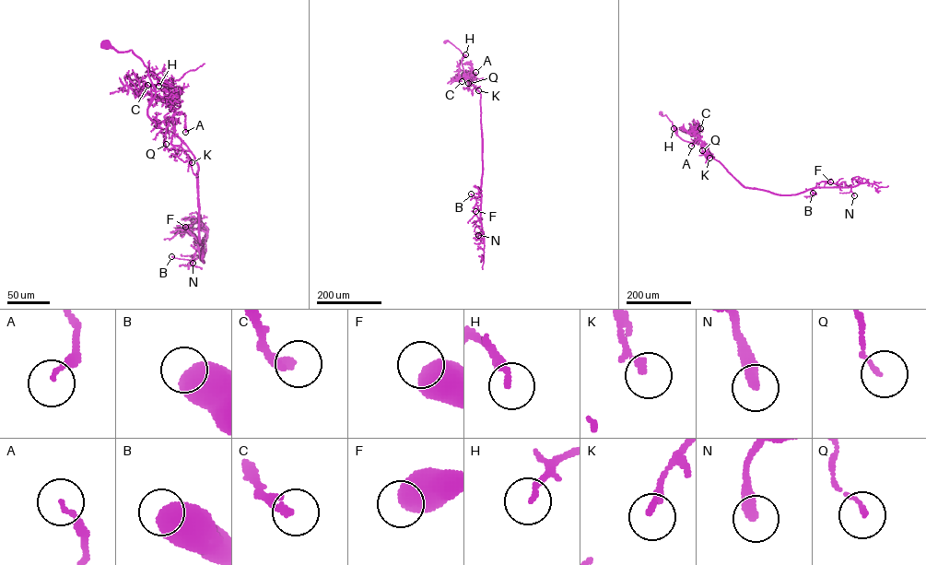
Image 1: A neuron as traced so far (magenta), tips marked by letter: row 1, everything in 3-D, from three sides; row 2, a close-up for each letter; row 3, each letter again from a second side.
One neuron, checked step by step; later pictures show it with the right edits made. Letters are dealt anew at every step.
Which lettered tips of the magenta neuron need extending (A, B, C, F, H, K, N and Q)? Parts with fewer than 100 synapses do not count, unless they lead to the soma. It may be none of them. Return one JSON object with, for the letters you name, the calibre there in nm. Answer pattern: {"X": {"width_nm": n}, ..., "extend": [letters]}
{"extend": []}

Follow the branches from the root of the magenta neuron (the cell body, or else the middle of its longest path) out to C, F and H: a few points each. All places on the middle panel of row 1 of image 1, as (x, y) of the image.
C: (481, 131), (480, 94), (469, 76), (457, 77), (462, 81)
F: (481, 131), (480, 205), (475, 211)
H: (481, 131), (480, 94), (464, 74), (462, 59), (465, 54)

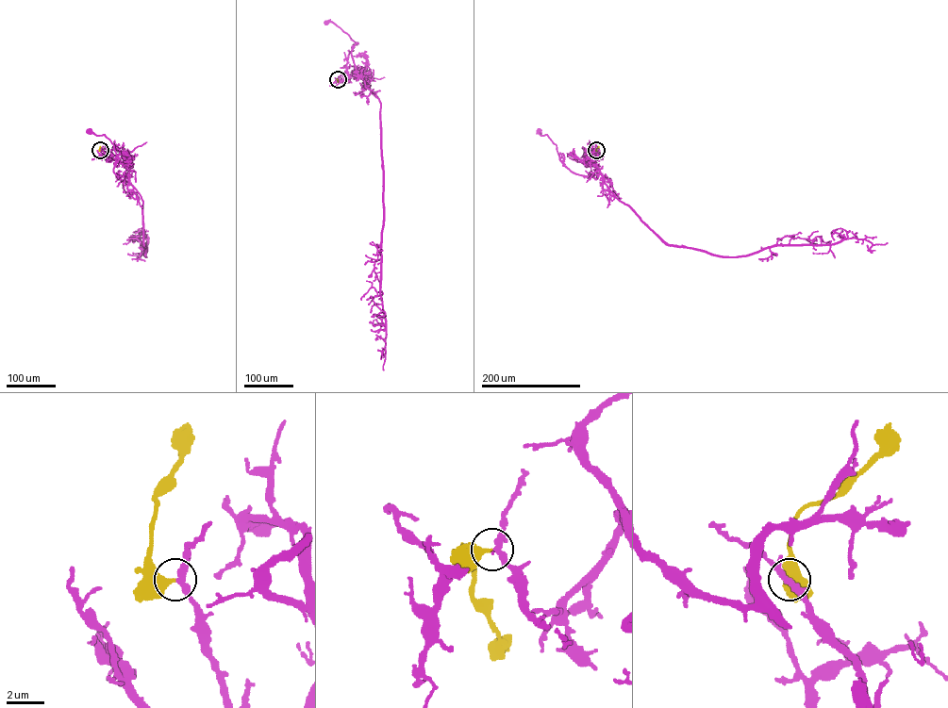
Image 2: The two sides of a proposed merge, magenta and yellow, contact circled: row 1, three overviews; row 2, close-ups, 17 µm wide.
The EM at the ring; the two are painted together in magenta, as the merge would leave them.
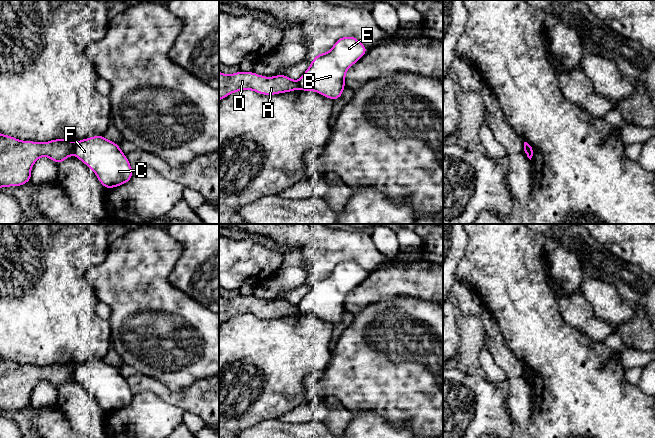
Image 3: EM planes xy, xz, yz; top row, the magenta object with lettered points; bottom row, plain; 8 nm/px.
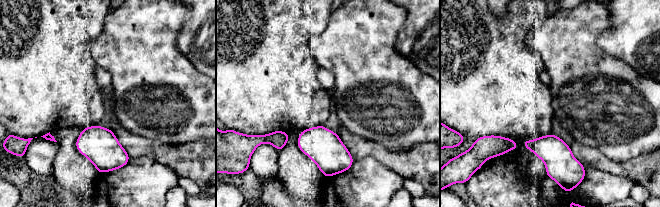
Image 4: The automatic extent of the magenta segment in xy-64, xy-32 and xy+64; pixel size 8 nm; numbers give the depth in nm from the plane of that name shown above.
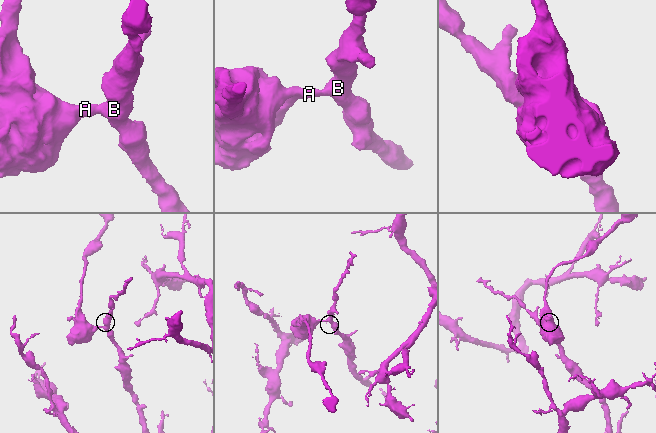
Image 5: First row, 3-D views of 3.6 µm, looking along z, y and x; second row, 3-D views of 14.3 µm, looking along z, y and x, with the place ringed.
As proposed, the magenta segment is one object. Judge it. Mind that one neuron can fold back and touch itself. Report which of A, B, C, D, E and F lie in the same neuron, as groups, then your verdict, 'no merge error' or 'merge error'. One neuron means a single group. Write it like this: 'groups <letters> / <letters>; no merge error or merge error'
groups A D / B C E F; merge error

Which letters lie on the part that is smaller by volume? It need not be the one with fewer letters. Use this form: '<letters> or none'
A, D

